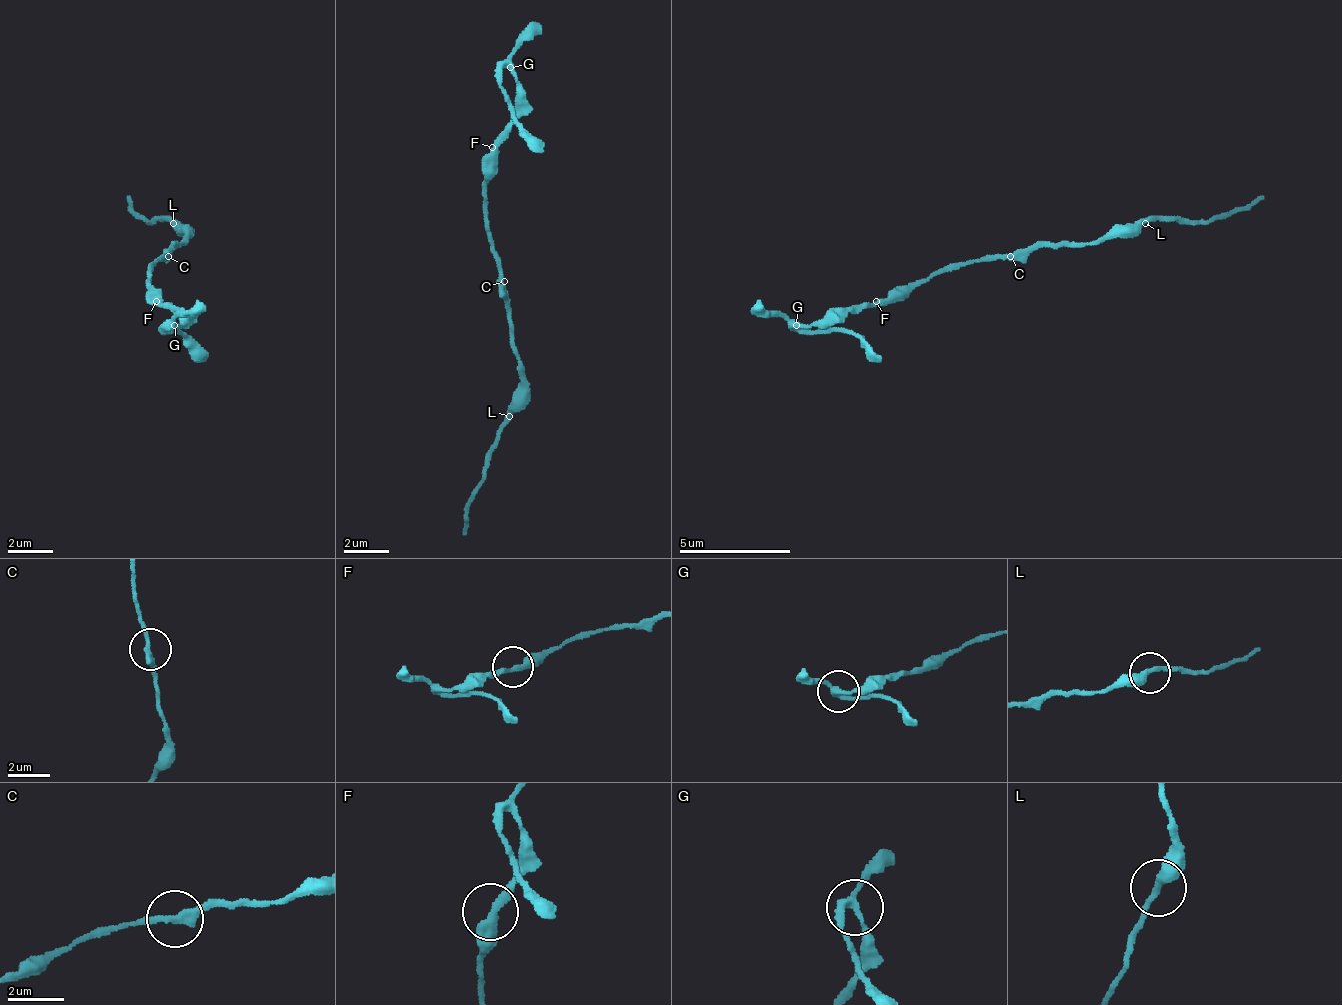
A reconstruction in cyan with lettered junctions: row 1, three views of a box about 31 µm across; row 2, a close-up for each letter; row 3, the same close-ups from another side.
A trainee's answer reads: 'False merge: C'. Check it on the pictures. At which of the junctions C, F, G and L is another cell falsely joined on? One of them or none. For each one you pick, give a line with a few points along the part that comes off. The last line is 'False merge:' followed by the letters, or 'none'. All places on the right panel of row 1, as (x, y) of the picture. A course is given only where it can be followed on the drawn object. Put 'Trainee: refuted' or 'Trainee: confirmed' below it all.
False merge: none
Trainee: refuted

